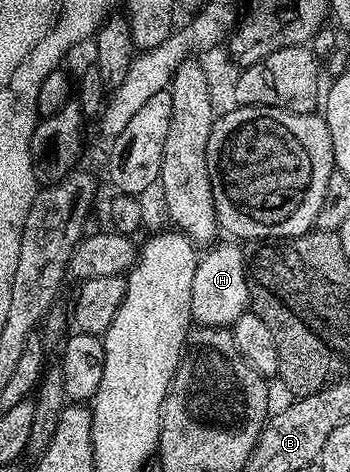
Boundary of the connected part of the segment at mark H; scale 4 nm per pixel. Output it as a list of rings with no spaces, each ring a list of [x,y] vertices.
[[[216,242],[198,256],[193,273],[191,317],[200,327],[230,328],[248,310],[251,294],[247,288],[247,265],[238,242]]]

